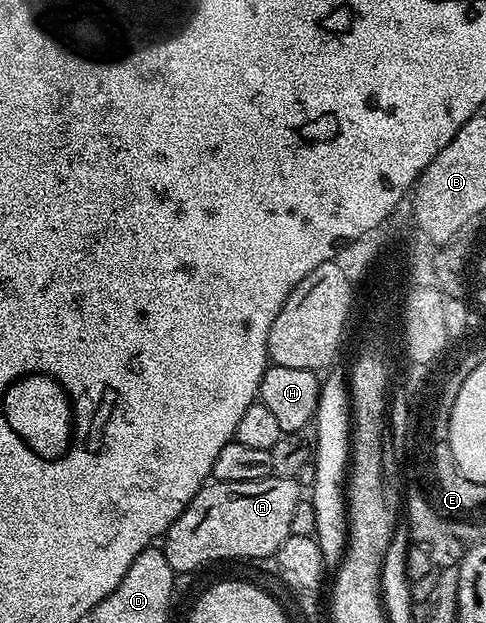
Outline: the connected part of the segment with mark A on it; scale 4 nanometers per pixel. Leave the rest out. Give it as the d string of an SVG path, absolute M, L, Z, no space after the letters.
M272 475L264 478L260 482L220 482L214 480L206 483L197 494L192 498L192 502L188 502L188 506L180 514L180 518L176 518L176 522L172 522L172 526L166 531L164 537L164 551L168 562L172 566L172 570L176 574L182 572L194 572L201 564L206 564L209 560L262 560L265 556L273 557L277 553L278 548L290 537L290 527L292 526L292 513L296 510L300 499L300 489L297 479L288 476Z

